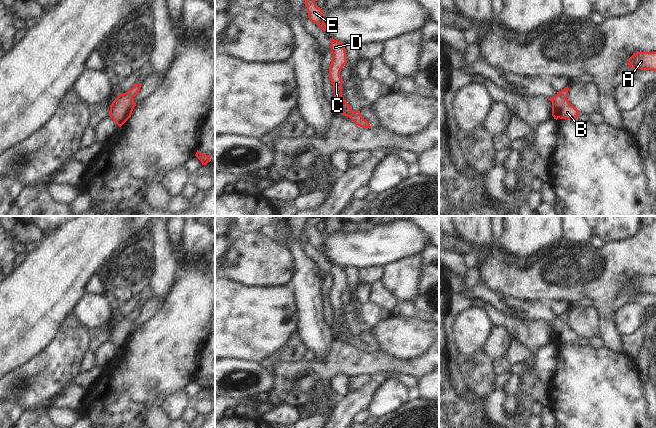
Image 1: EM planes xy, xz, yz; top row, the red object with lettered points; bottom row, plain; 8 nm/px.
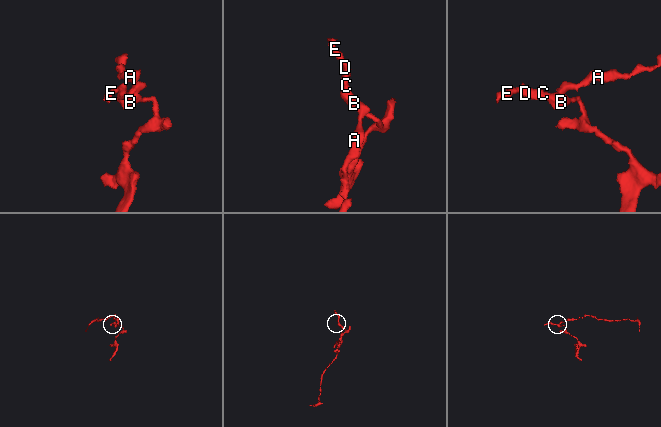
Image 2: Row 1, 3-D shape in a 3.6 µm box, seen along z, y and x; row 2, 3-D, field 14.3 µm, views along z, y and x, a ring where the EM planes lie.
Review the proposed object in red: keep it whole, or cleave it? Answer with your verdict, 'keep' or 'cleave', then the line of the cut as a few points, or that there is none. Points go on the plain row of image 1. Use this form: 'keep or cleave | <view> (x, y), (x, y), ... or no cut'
cleave | yz (557, 317), (566, 322)

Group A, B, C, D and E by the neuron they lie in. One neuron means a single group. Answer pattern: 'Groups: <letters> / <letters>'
Groups: A / B C D E.

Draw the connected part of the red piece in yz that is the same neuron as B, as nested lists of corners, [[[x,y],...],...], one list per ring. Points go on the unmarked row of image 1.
[[[557,318],[549,323],[552,326],[552,340],[554,343],[571,343],[576,345],[580,337],[566,321]]]

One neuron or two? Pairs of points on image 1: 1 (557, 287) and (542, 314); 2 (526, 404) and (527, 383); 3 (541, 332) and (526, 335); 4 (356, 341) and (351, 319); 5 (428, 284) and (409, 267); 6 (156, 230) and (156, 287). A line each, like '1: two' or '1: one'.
1: two
2: one
3: one
4: one
5: two
6: one

